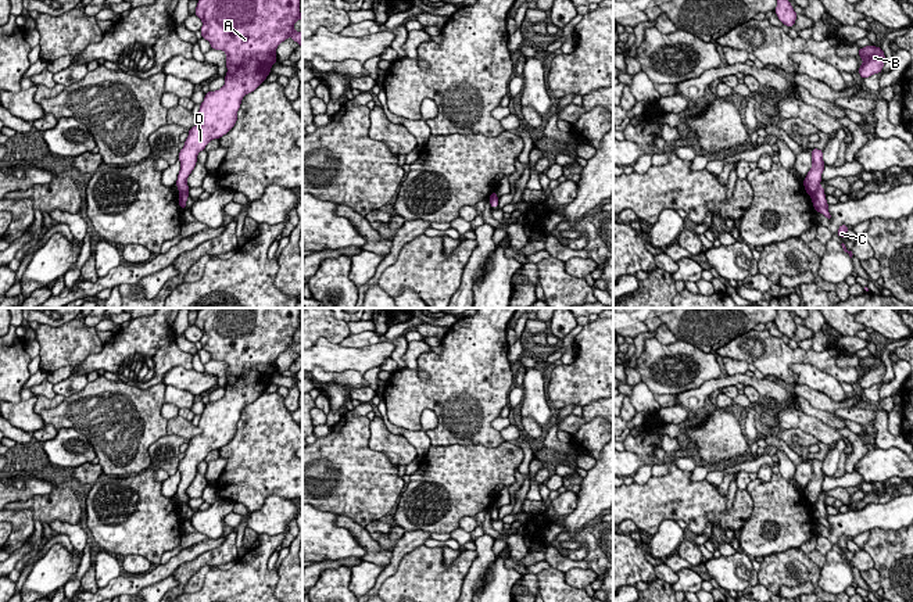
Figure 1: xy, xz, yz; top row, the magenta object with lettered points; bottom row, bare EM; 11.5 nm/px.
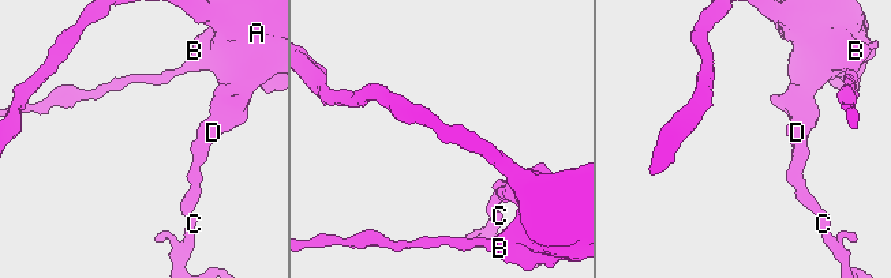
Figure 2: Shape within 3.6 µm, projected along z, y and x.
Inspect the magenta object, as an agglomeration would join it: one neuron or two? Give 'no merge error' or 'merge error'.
merge error

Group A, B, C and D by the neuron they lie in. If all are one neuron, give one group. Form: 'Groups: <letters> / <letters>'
Groups: A B D / C

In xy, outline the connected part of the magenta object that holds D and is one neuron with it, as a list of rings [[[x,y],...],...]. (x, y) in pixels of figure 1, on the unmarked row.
[[[201,308],[194,326],[203,332],[203,350],[226,363],[228,383],[219,401],[205,404],[198,422],[201,433],[187,441],[179,462],[179,504],[190,499],[186,491],[197,465],[236,436],[243,408],[265,393],[278,373],[278,356],[289,347],[302,356],[302,343],[293,340],[302,330],[300,308]]]

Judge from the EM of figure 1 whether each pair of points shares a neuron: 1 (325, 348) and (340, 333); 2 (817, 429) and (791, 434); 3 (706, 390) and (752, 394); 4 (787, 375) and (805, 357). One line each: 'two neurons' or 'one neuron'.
1: two neurons
2: two neurons
3: two neurons
4: one neuron

